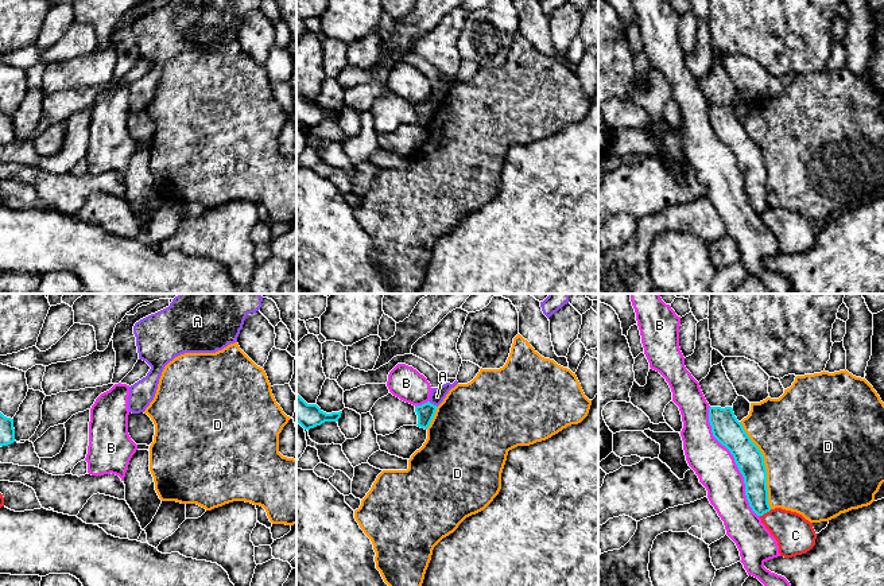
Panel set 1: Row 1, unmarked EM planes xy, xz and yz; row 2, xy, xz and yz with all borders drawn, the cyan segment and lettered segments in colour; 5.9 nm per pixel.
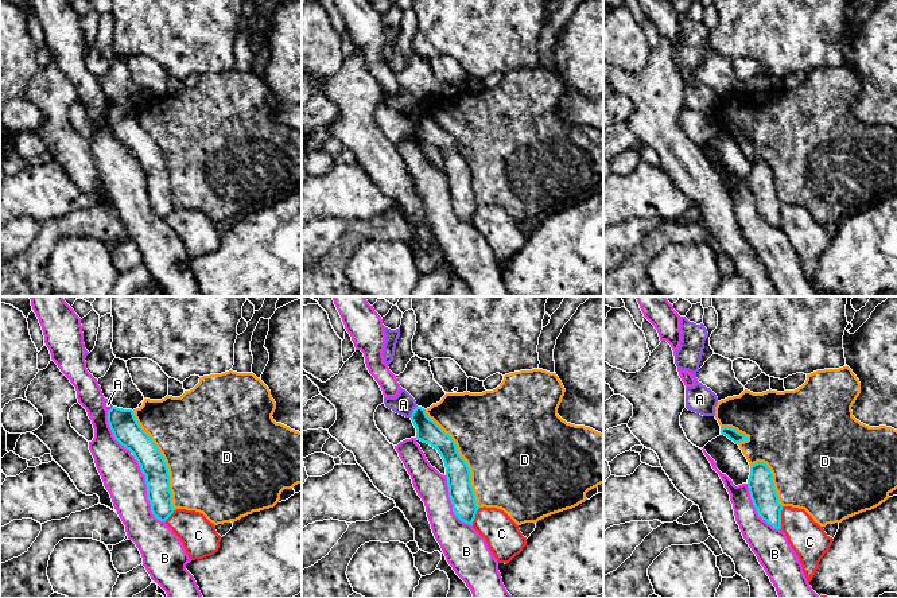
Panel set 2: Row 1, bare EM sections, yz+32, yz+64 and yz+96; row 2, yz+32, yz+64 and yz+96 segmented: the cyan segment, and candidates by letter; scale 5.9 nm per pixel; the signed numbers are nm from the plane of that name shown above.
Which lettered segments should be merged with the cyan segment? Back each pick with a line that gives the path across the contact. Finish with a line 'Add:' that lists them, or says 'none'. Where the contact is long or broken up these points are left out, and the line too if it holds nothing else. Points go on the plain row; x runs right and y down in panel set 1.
Add: none

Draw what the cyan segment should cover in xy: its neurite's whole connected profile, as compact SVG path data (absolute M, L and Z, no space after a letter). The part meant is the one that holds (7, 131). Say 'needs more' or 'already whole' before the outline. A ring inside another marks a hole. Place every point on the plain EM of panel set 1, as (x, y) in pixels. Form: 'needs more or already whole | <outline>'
already whole | M0 110L0 144L8 144L15 139L13 117L4 115Z

